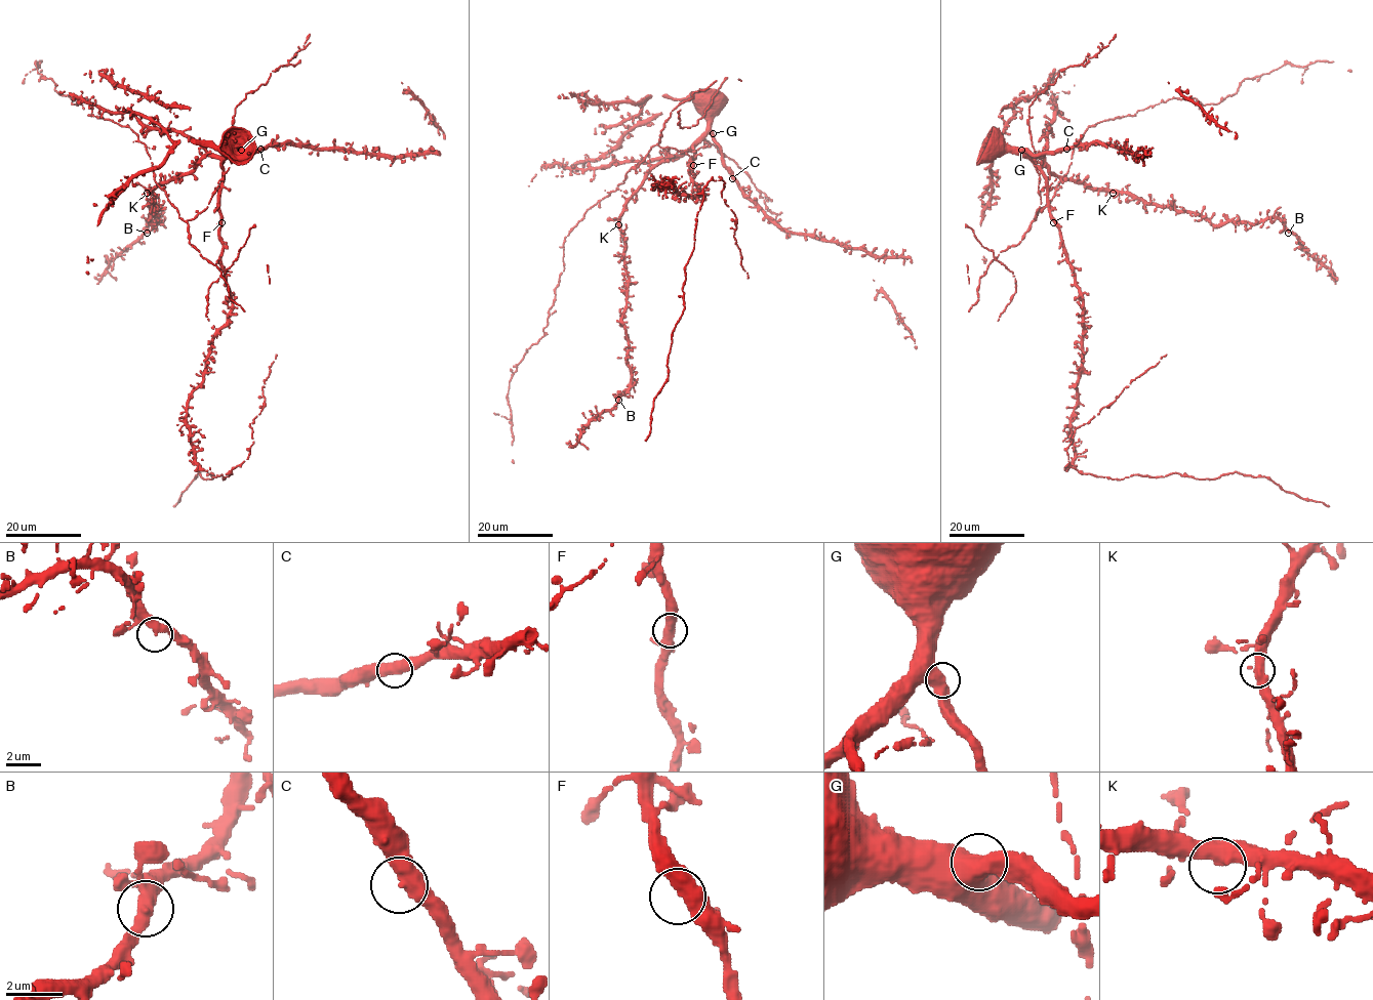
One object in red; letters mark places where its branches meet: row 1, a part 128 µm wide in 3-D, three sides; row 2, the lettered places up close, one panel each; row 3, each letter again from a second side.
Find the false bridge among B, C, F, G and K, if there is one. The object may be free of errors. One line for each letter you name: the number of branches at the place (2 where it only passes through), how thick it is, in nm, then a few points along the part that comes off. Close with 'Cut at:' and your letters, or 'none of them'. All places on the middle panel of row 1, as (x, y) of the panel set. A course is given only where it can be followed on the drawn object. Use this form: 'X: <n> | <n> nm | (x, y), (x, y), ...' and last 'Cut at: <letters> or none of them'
Cut at: none of them

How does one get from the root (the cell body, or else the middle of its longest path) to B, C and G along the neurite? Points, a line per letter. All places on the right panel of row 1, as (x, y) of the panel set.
B: (1055, 220), (1034, 163), (1042, 156), (1052, 173), (1093, 188), (1214, 224), (1278, 218), (1288, 233)
C: (1055, 220), (1048, 208), (1045, 175), (1021, 152), (1041, 154), (1066, 150)
G: (1055, 220), (1048, 208), (1045, 175), (1021, 150)

